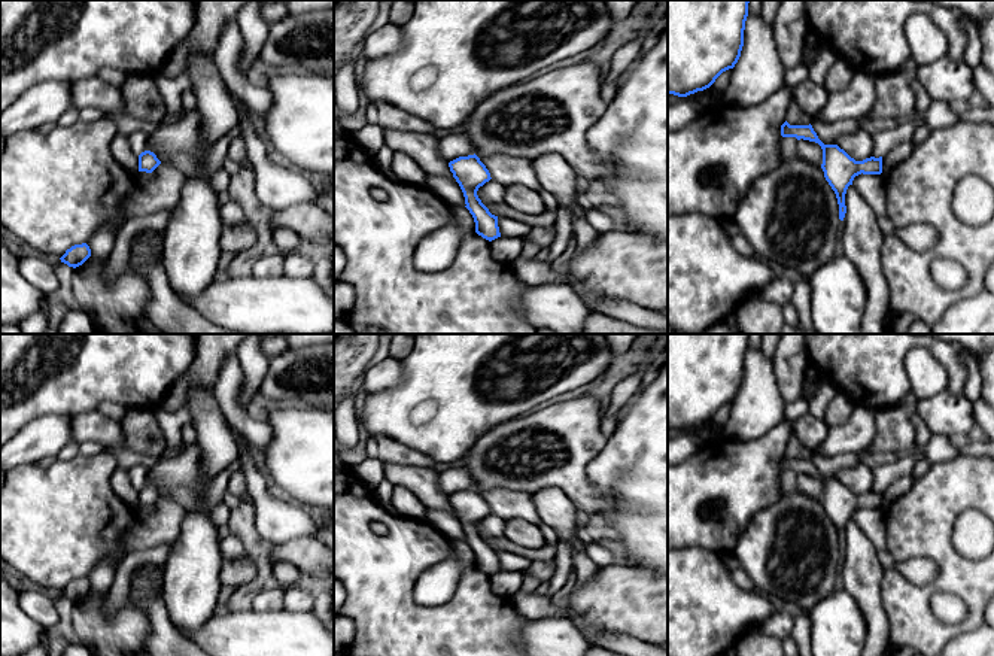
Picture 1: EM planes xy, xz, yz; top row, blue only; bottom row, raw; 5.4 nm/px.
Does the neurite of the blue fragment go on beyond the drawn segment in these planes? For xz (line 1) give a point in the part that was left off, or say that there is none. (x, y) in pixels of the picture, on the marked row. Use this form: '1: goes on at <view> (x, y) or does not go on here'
1: does not go on here

